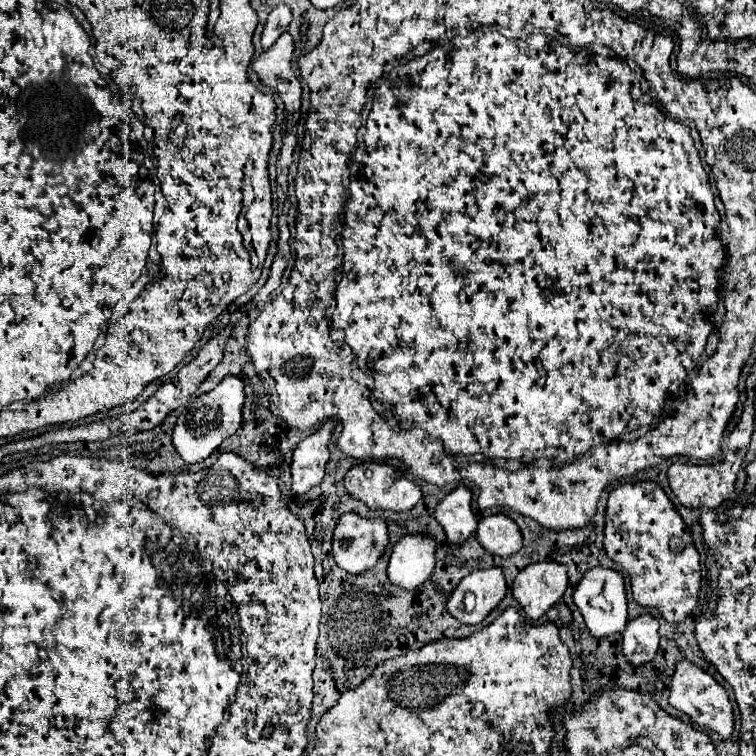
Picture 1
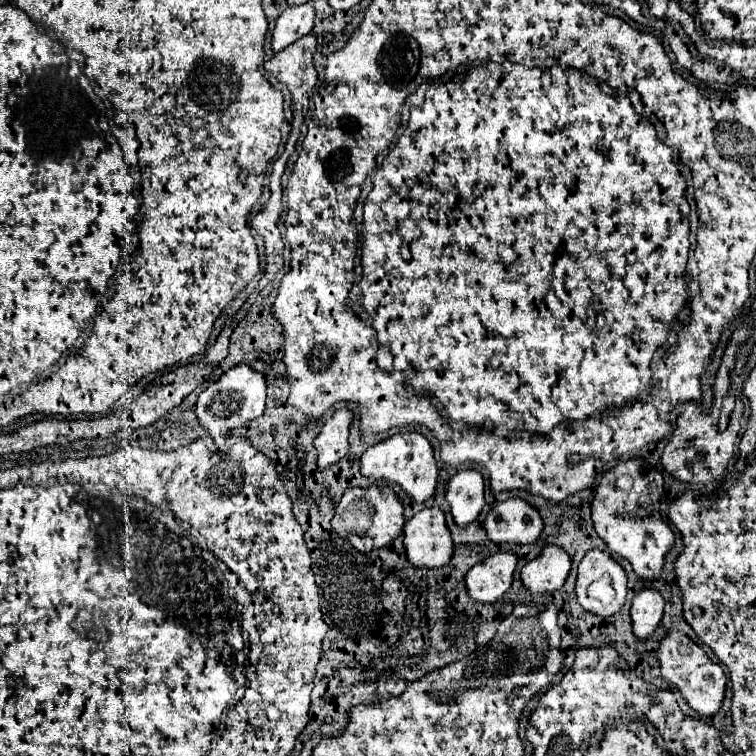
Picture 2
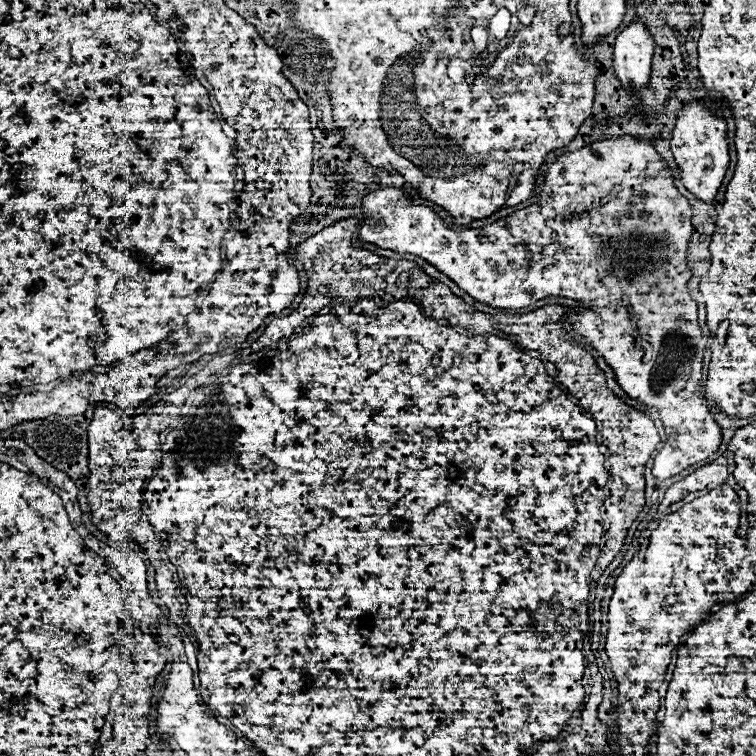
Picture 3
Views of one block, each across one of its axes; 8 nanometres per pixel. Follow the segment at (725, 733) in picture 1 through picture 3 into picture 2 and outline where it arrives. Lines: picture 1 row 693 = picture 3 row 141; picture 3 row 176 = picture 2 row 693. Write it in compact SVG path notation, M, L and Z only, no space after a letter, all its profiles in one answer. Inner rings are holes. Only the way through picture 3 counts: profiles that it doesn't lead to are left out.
M672 630L662 638L658 648L658 664L662 670L662 678L672 682L682 692L690 708L694 708L700 716L710 718L720 710L726 688L724 670L718 664L714 664L708 658L708 654L696 642L692 642L684 632Z

